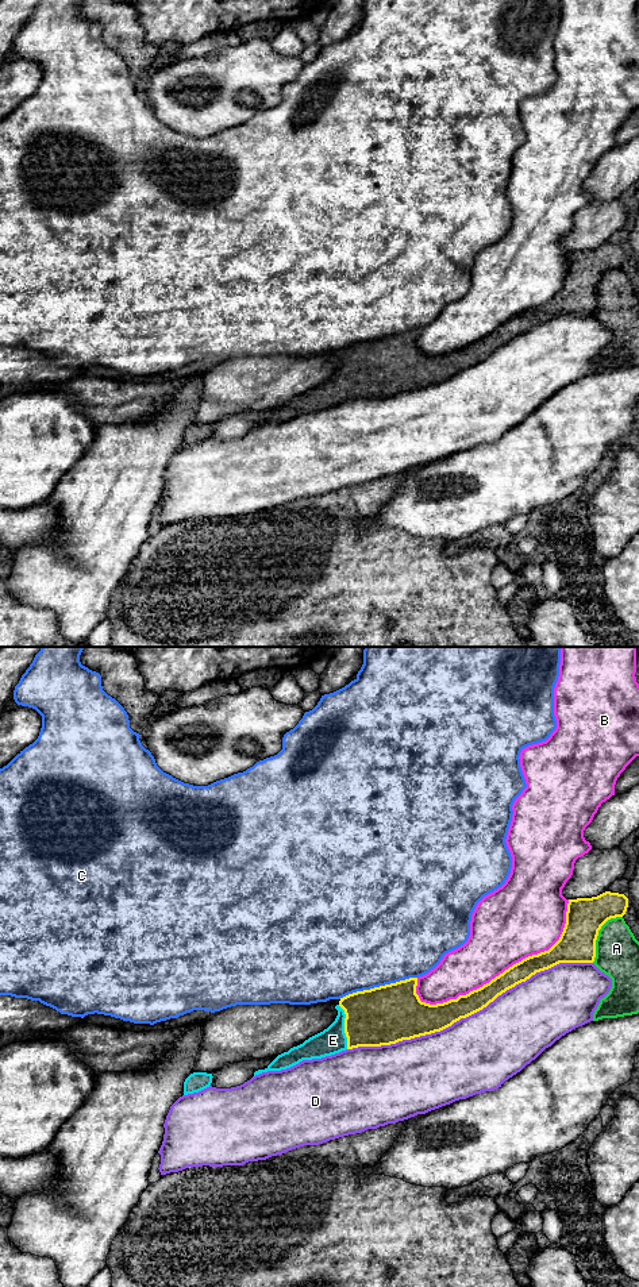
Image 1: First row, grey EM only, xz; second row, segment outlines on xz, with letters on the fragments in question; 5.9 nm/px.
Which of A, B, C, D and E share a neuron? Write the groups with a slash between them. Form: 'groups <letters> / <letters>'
groups A / B / C / D / E

